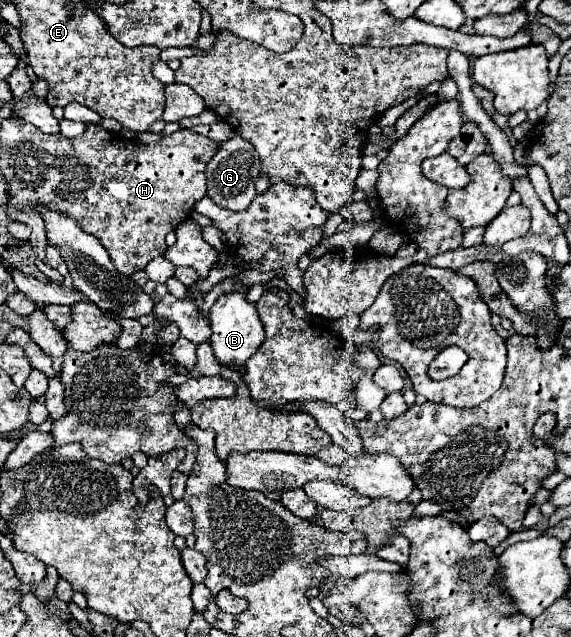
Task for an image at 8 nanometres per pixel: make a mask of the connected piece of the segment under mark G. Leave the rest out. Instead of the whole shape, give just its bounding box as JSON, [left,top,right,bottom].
[206,133,260,211]

